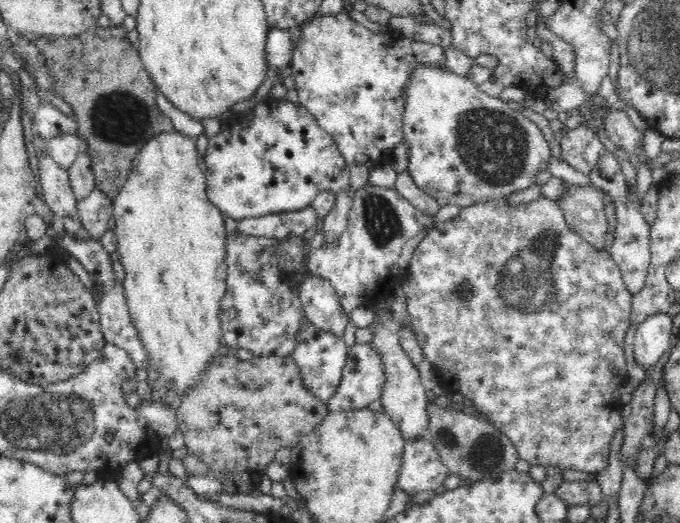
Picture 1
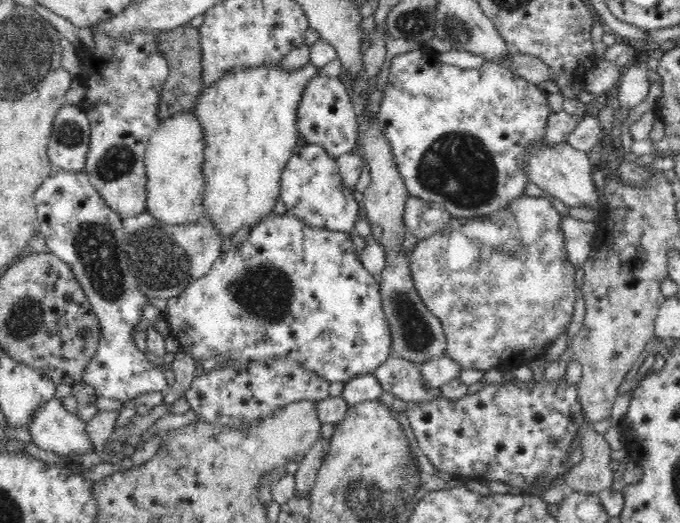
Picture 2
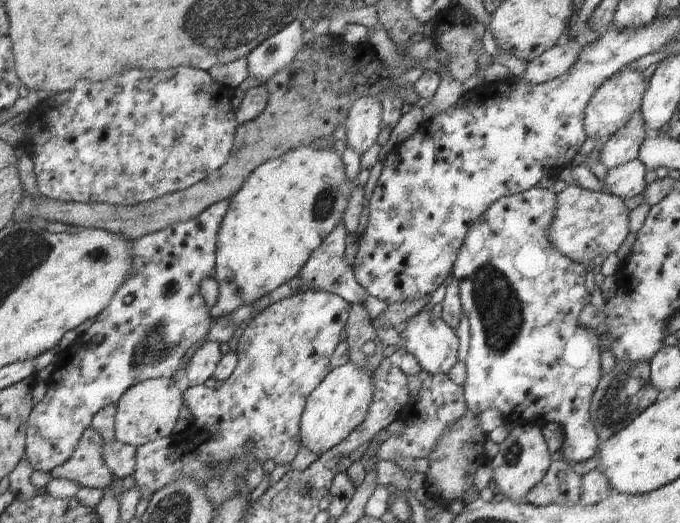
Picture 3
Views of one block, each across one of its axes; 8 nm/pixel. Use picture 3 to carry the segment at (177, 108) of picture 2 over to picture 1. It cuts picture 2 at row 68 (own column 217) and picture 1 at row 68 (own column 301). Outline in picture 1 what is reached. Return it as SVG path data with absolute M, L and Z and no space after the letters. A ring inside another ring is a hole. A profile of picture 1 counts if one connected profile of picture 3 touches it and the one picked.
M110 24L107 28L96 25L78 36L44 36L34 43L45 57L45 65L54 77L54 94L62 97L73 109L75 134L86 139L87 153L92 159L95 188L114 200L131 172L131 164L138 151L160 132L174 132L174 125L156 105L156 86L142 63L139 47L130 43L125 26Z

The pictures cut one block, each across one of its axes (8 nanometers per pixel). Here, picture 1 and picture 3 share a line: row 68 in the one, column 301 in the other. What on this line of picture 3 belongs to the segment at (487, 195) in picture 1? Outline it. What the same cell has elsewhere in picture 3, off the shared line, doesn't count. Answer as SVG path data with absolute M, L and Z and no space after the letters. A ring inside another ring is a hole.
M352 362L331 369L308 395L299 424L301 446L320 456L352 434L370 406L372 377L372 373L363 371Z

